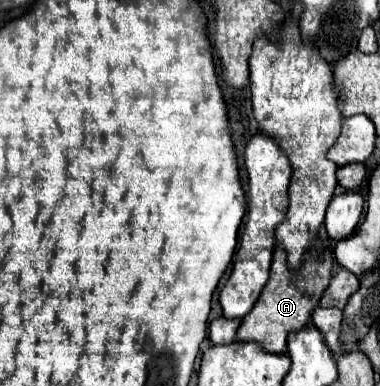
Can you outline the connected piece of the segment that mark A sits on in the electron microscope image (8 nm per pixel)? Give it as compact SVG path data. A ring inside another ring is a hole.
M320 236L312 240L312 246L306 250L300 268L290 270L286 262L286 252L280 244L276 244L272 272L266 288L262 290L260 298L256 300L254 308L242 318L242 324L236 332L236 340L242 342L258 342L264 350L282 354L286 352L286 338L292 330L300 330L310 320L314 308L320 302L322 292L330 284L332 278L332 244L324 242Z

